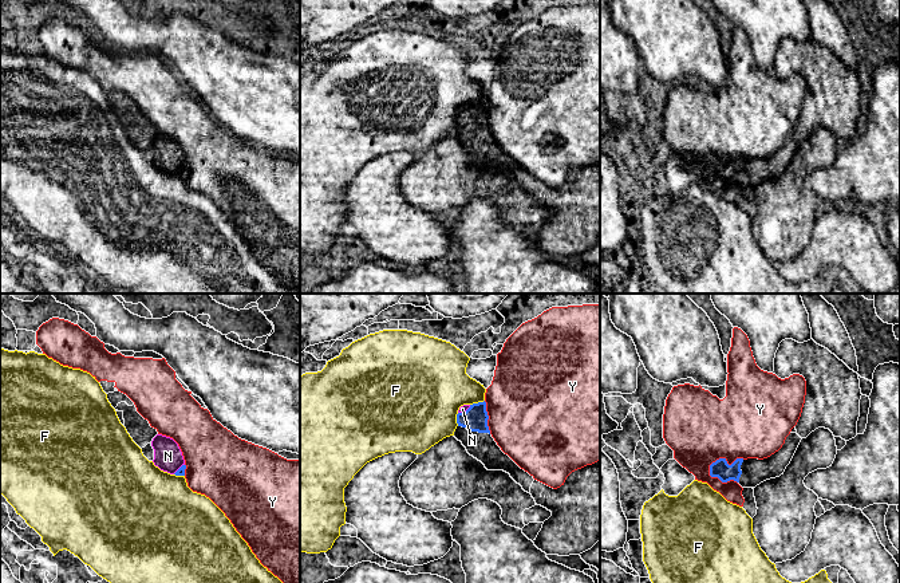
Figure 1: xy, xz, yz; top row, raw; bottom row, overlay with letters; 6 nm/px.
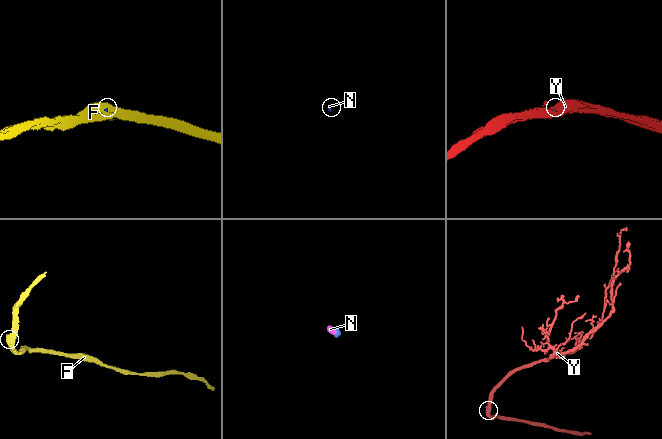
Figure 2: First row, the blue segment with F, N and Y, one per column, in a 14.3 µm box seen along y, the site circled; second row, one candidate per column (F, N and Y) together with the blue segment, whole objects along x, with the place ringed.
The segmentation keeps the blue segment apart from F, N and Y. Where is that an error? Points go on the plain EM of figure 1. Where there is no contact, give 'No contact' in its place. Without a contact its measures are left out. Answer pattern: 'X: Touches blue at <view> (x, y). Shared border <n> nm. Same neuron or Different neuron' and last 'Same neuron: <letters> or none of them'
F: Touches blue at xz (478, 102). Shared border 90 nm. Different neuron
N: Touches blue at xz (465, 111). Shared border 90 nm. Same neuron
Y: Touches blue at yz (722, 158). Shared border 240 nm. Different neuron
Same neuron: N

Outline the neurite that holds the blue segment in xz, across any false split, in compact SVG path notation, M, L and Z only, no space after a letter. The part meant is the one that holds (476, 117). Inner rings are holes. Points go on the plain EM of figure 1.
M486 102L463 105L457 114L454 137L462 142L467 153L481 161L488 170L504 170L532 194L537 205L552 212L544 221L541 231L533 240L534 245L546 255L580 255L591 249L600 240L600 159L592 165L572 172L565 182L553 189L533 178L505 154L490 134L488 126Z

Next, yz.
M785 39L774 58L774 71L785 79L800 74L806 80L806 95L796 133L790 133L782 147L767 158L737 158L731 165L719 158L710 165L710 176L722 182L737 181L742 188L779 177L790 164L800 142L818 127L829 129L834 137L849 141L857 135L861 88L858 74L850 70L828 48L813 39L798 43Z

